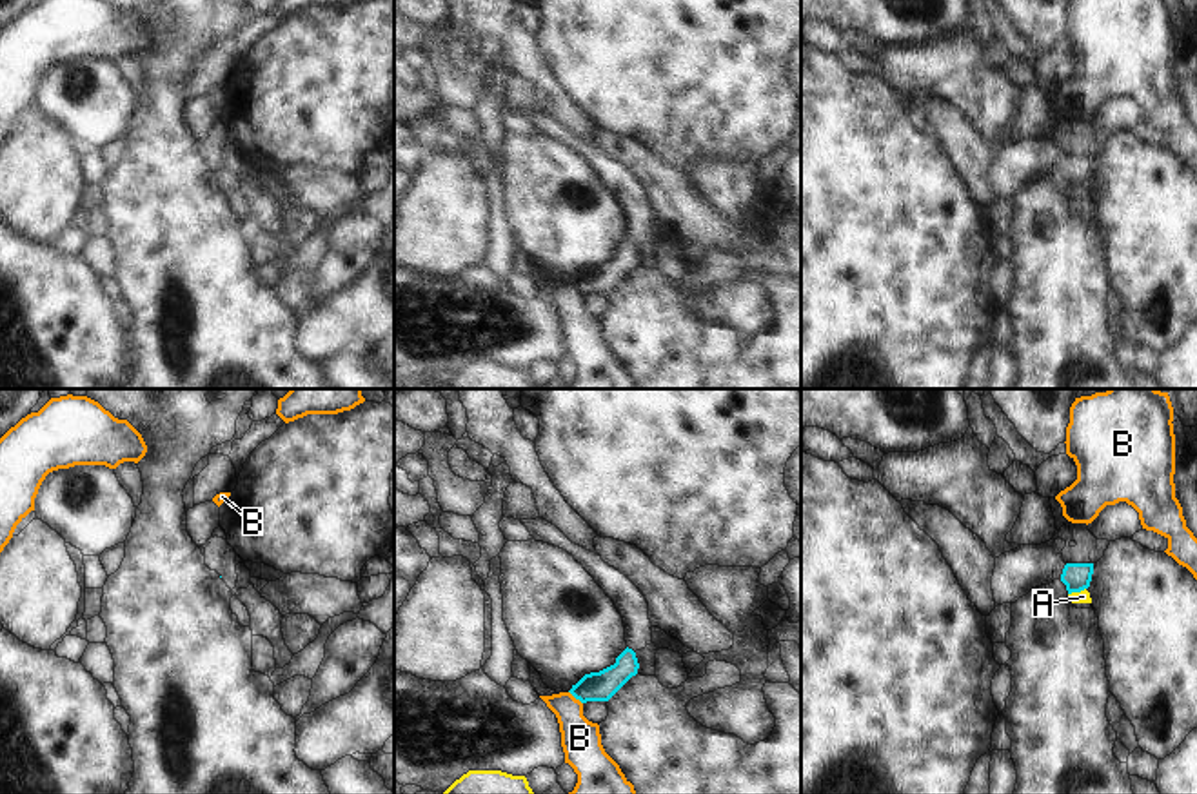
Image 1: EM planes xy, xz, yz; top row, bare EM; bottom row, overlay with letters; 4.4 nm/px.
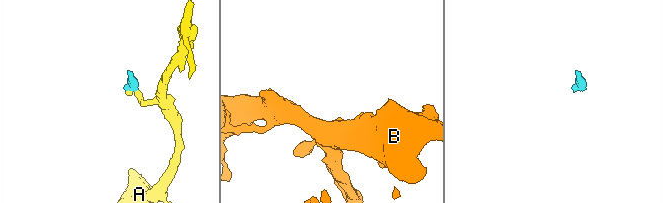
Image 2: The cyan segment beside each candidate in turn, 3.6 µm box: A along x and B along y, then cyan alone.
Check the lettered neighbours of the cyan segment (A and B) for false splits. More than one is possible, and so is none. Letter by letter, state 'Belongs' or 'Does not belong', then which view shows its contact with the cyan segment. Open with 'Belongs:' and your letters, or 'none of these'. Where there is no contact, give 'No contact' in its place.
Belongs: none of these
A: Does not belong. Touches cyan in yz
B: Does not belong. Touches cyan in xz

